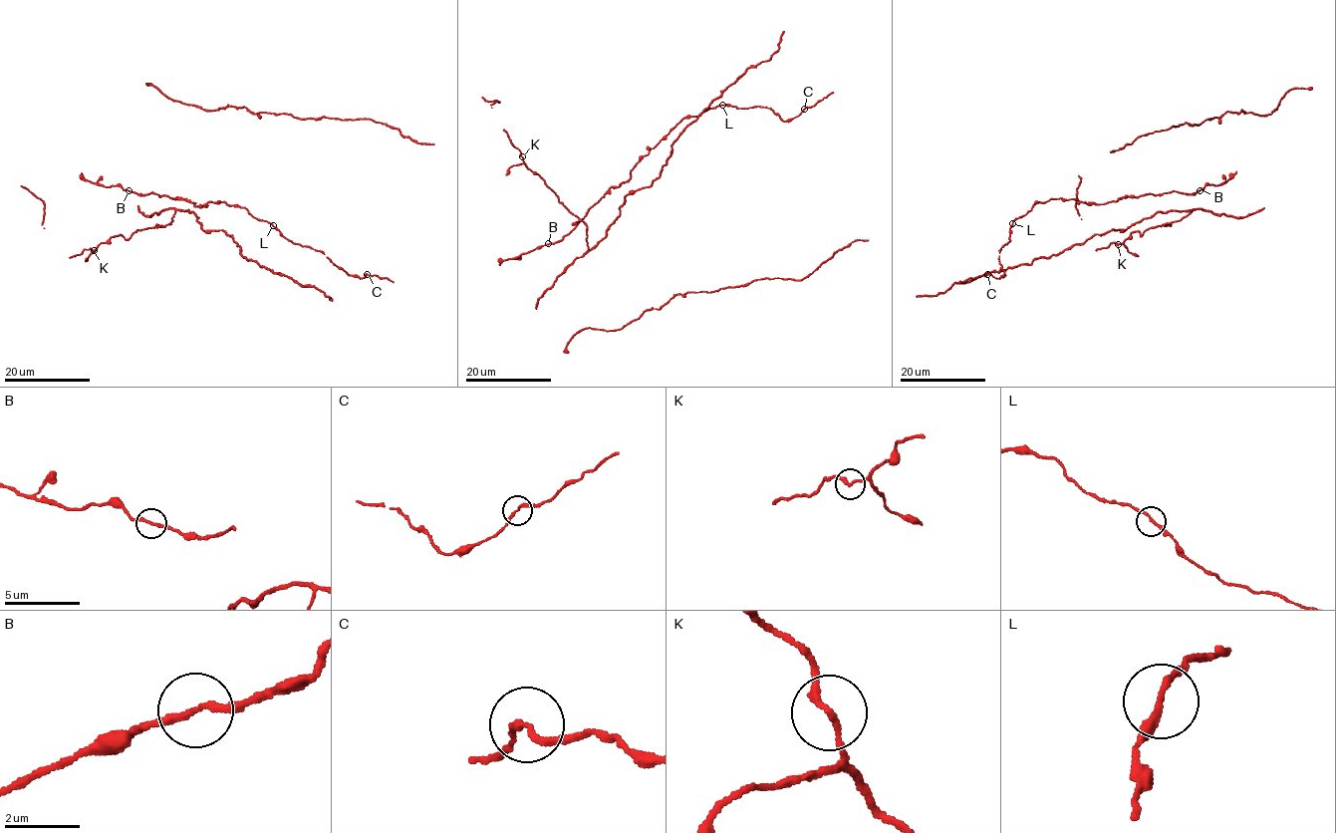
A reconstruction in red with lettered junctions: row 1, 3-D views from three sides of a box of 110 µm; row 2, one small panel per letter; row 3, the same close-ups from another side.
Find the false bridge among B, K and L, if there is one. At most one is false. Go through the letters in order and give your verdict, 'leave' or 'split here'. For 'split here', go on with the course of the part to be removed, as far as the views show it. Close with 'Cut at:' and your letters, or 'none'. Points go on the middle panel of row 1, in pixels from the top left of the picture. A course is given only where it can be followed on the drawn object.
B: leave
K: leave
L: leave
Cut at: none

